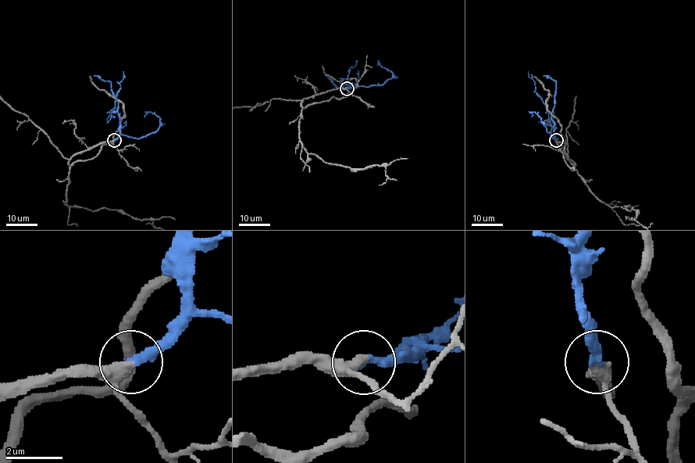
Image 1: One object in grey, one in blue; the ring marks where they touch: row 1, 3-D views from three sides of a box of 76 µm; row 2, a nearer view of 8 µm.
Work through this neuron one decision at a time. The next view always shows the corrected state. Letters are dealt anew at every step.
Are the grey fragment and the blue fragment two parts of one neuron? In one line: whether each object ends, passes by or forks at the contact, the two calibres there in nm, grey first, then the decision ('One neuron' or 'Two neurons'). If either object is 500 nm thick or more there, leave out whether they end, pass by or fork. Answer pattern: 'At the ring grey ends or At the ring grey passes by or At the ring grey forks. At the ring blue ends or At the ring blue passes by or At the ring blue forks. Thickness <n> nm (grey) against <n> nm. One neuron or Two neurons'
At the ring grey passes by. At the ring blue ends. Thickness 320 nm (grey) against 320 nm. One neuron

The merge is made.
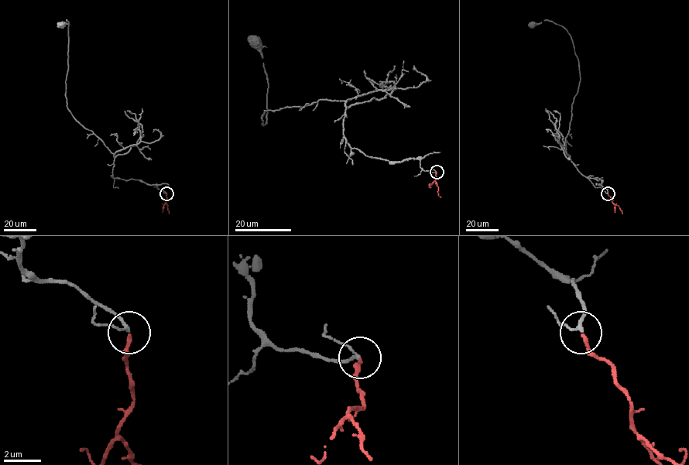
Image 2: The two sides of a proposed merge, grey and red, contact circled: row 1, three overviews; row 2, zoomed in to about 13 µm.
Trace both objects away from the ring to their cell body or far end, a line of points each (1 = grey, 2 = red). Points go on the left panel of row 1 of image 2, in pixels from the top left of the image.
1: (166, 193), (156, 185), (114, 178), (114, 154), (67, 108), (65, 94), (69, 24), (66, 20), (60, 24)
2: (166, 193), (166, 203), (169, 213)

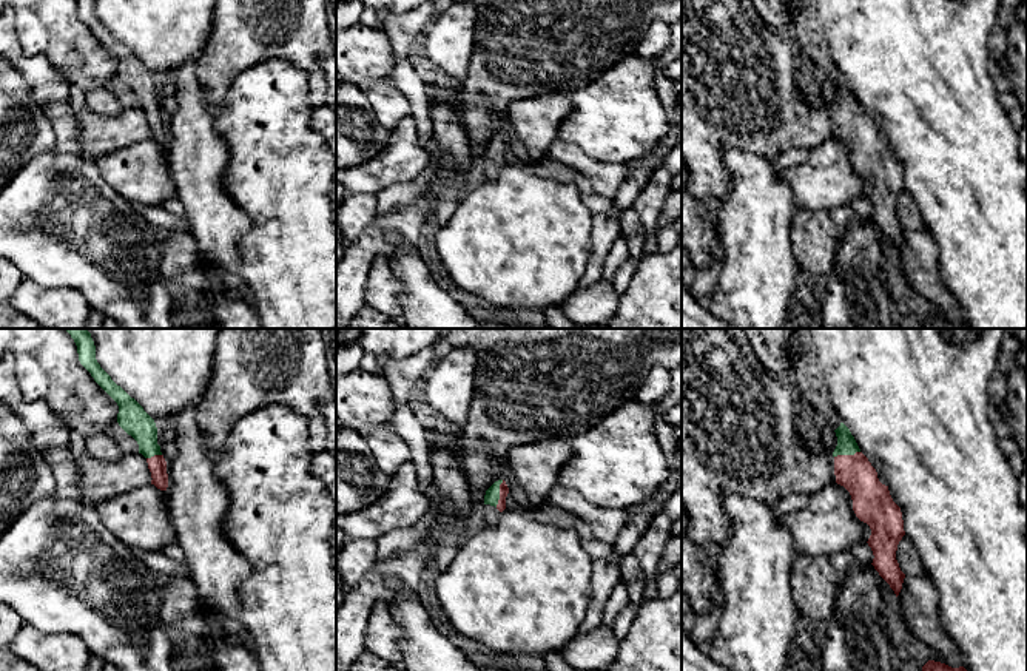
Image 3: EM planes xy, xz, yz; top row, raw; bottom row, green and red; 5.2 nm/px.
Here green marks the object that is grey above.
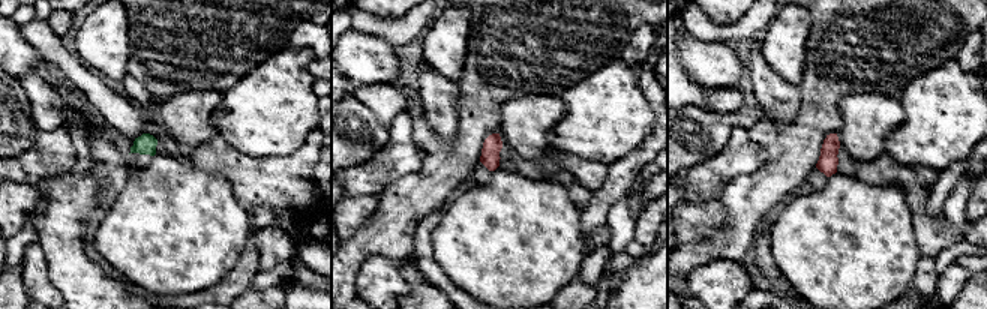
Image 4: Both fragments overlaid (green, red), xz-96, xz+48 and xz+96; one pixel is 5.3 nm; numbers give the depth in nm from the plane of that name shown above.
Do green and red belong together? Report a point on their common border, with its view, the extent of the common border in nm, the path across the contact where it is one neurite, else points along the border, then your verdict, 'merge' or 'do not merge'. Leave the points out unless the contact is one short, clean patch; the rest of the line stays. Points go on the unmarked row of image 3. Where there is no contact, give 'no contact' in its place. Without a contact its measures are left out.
meets green in xz at (498, 148); contact 150 nm long; runs through xz (492, 148), (498, 148), (503, 142); merge

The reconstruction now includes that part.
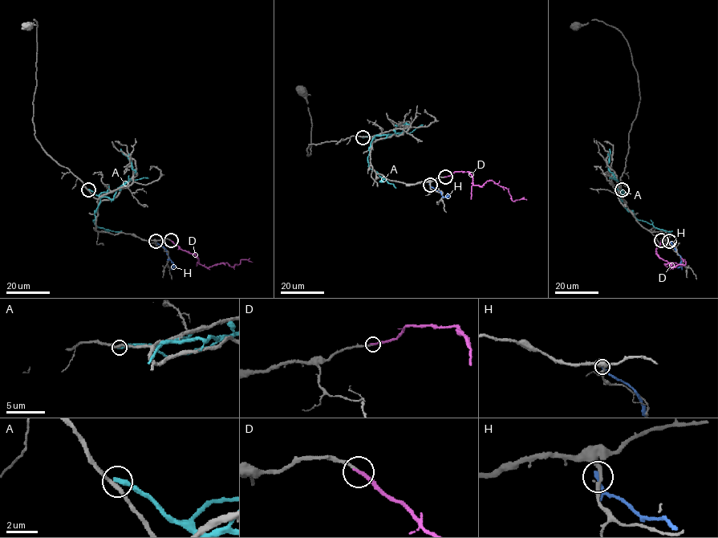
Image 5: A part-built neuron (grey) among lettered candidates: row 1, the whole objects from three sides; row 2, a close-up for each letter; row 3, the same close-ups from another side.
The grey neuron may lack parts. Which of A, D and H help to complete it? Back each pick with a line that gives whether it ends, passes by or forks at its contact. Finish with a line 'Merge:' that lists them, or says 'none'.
D: it ends there
Merge: D

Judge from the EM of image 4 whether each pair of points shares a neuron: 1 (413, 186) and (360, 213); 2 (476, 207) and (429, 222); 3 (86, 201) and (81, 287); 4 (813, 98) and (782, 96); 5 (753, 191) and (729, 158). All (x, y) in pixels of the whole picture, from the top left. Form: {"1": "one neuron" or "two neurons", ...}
{"1": "two neurons", "2": "two neurons", "3": "one neuron", "4": "two neurons", "5": "two neurons"}

